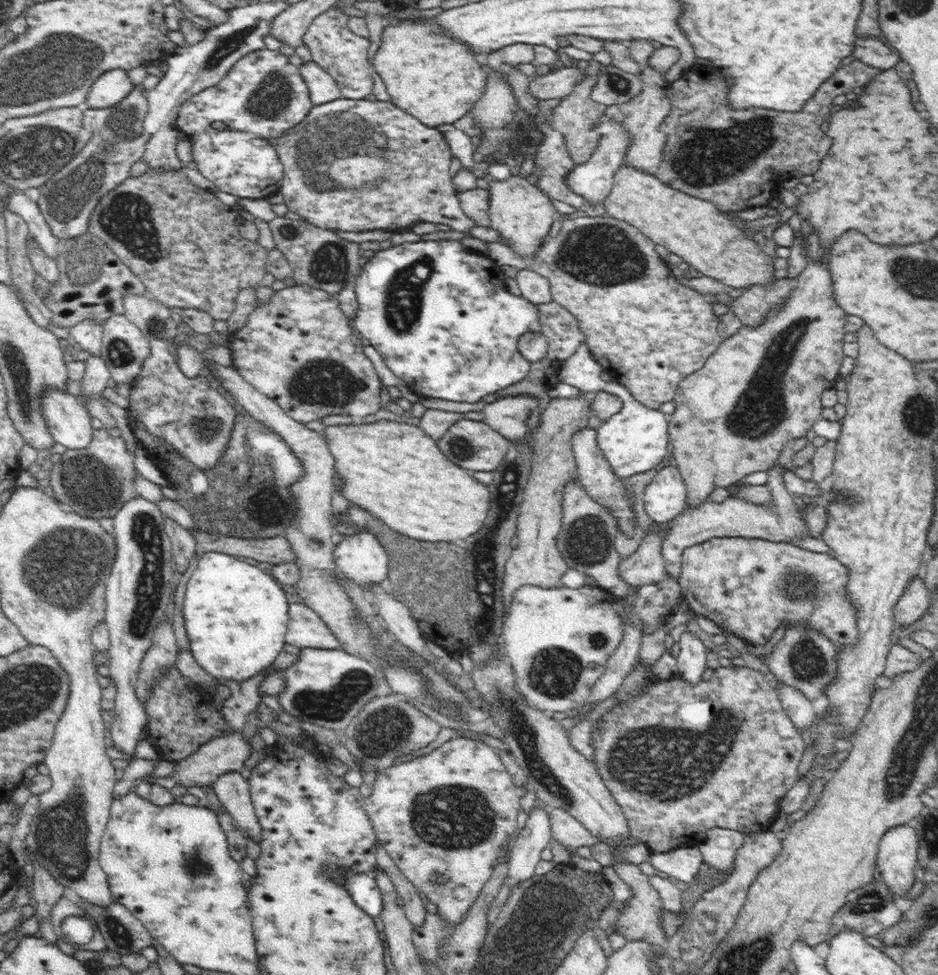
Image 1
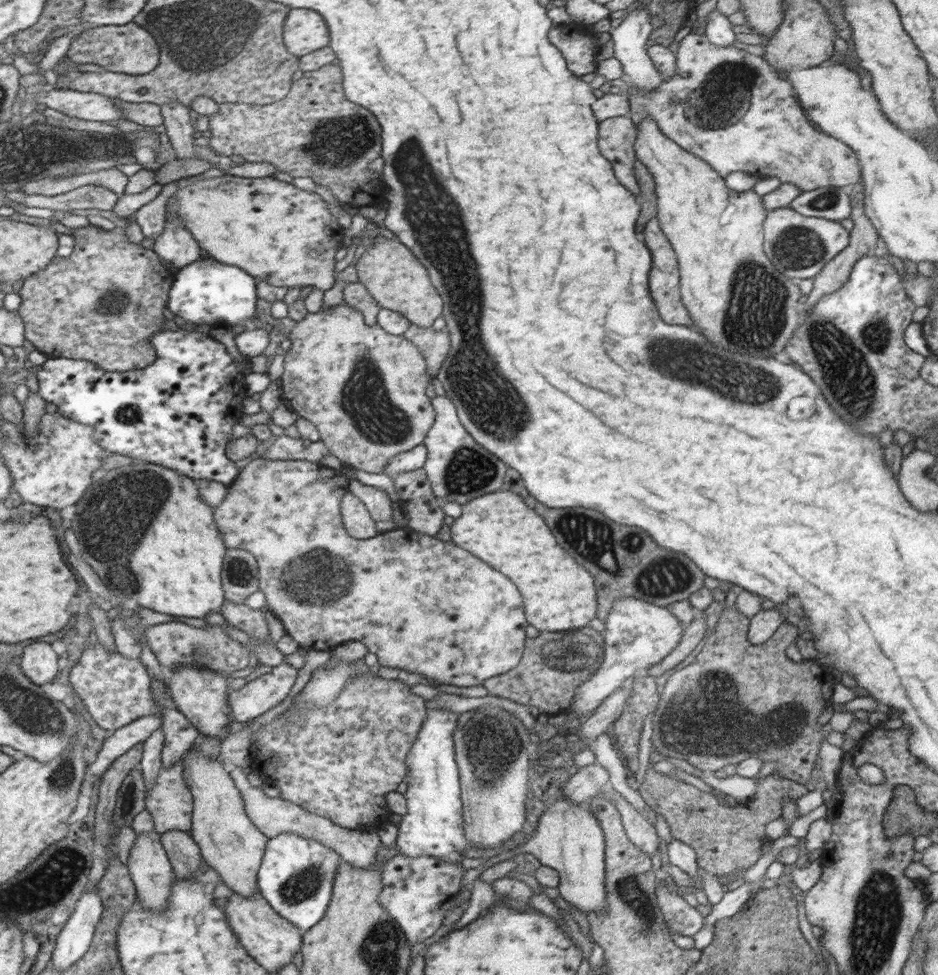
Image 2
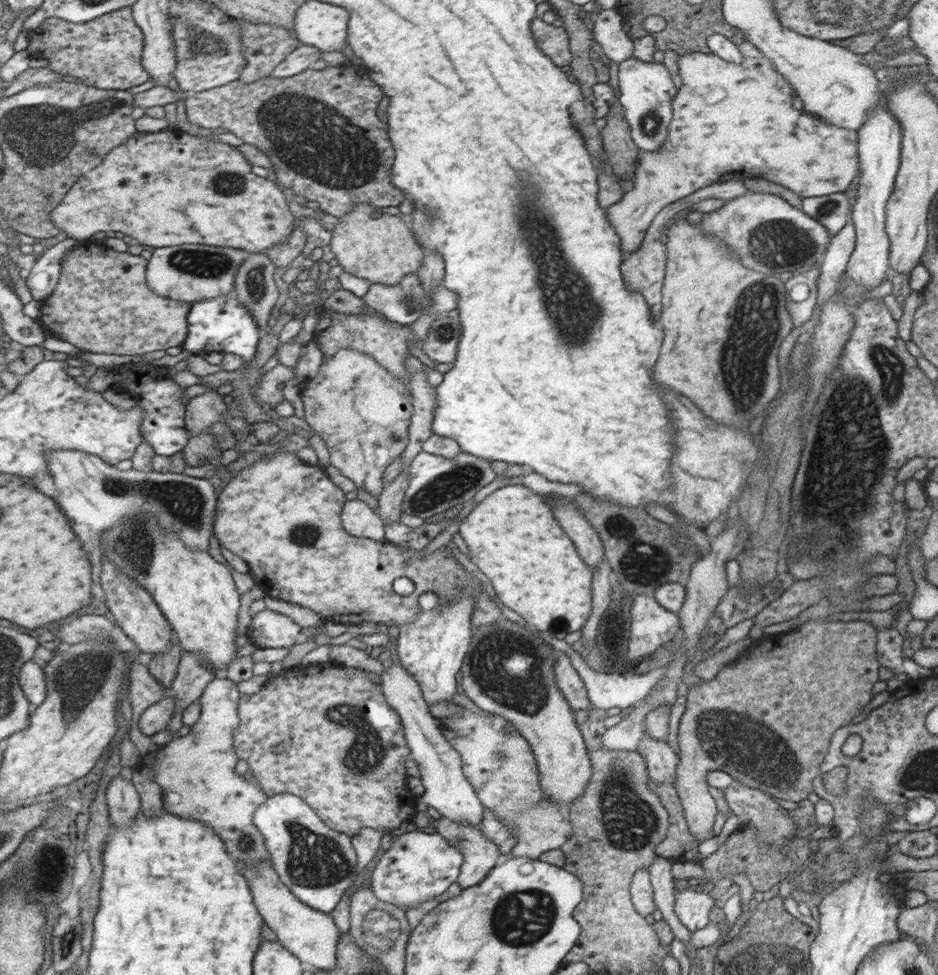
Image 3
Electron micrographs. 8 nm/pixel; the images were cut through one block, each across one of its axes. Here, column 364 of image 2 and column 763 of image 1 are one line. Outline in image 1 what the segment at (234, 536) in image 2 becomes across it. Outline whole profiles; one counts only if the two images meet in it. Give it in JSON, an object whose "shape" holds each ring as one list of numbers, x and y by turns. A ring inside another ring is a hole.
{"shape":[[711,538,682,552,680,576,677,578,681,592,692,594,708,610,718,612,720,620,713,620,715,624,743,639,748,645,766,644,782,625,788,628,806,625,808,629,816,629,836,645,836,650,853,645,858,640,858,613,845,592,846,583,849,582,849,570,828,553,808,551,788,542,758,538]]}

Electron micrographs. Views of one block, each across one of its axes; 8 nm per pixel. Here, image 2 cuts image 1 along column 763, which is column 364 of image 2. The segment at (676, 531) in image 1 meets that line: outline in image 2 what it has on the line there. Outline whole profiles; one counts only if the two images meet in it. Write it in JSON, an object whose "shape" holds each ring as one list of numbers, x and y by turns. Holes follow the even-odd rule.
{"shape":[[352,492,343,496,340,508,344,528,350,536,357,539,369,539,379,534,370,511]]}

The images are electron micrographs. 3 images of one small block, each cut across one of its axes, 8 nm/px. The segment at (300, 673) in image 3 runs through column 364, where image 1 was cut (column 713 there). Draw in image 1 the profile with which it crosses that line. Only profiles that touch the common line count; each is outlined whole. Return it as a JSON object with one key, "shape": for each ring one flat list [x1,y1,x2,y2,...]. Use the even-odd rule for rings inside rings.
{"shape":[[756,671,756,678,718,678,718,674,712,674,711,679,700,680,698,684,686,682,679,674,671,679,656,679,656,684,650,686,644,694,640,694,636,700,618,703,602,714,601,719,595,724,591,737,592,743,594,743,594,763,602,781,628,820,632,842,643,843,652,854,671,851,679,847,695,846,704,841,708,830,716,827,736,830,744,834,758,833,767,829,780,812,781,799,787,790,794,786,797,779,797,767,804,756,807,745,805,735,798,732,794,723,790,721,790,717,786,715,775,685,760,671]]}

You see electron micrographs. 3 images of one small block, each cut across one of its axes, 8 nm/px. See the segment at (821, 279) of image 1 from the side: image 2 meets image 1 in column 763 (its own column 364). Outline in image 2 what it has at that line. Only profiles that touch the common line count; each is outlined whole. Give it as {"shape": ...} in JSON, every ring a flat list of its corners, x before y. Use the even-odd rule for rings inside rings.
{"shape":[[346,302,334,306,334,308,321,308,314,314,307,313,301,322,298,322,294,330,290,333,290,341,292,348,289,351,283,352,283,368,284,373,282,380,282,396,283,404,298,416,310,420,319,430,321,441,324,442,330,454,336,457,341,463,352,466,352,469,357,469,371,474,383,474,387,465,400,452,404,452,418,446,424,442,428,429,432,427,435,421,435,411,431,404,431,399,426,396,426,387,432,377,427,374,427,367,419,352,417,346,410,342,406,336,393,336,388,334,382,327,367,326,364,321,364,316,360,310,348,306]]}

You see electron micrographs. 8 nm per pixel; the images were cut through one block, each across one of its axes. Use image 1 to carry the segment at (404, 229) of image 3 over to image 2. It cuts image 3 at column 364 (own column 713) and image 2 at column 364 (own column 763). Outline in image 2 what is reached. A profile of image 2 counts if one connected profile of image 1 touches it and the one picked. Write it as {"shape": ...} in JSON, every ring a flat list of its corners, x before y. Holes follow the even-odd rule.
{"shape":[[378,235,355,265,359,282,367,288,381,308,400,311,411,325,420,327,431,327,436,318,441,316,442,297,432,284,427,268,424,268,412,251,398,238,388,239]]}

